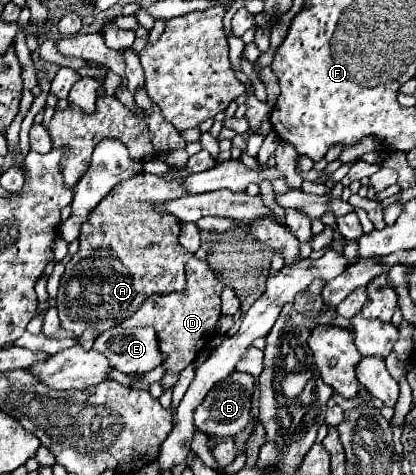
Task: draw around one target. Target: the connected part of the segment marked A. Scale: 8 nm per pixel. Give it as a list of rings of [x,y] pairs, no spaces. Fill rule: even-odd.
[[[141,173],[127,181],[121,181],[91,213],[89,221],[83,223],[79,235],[79,251],[65,265],[65,273],[61,277],[61,285],[57,291],[57,309],[61,327],[71,331],[73,335],[81,335],[83,331],[107,331],[111,327],[121,325],[129,319],[151,295],[169,295],[173,291],[185,289],[185,265],[193,257],[193,253],[185,251],[179,245],[181,223],[173,219],[169,213],[157,213],[155,203],[169,203],[171,199],[187,195],[181,179],[165,179],[153,173]]]

